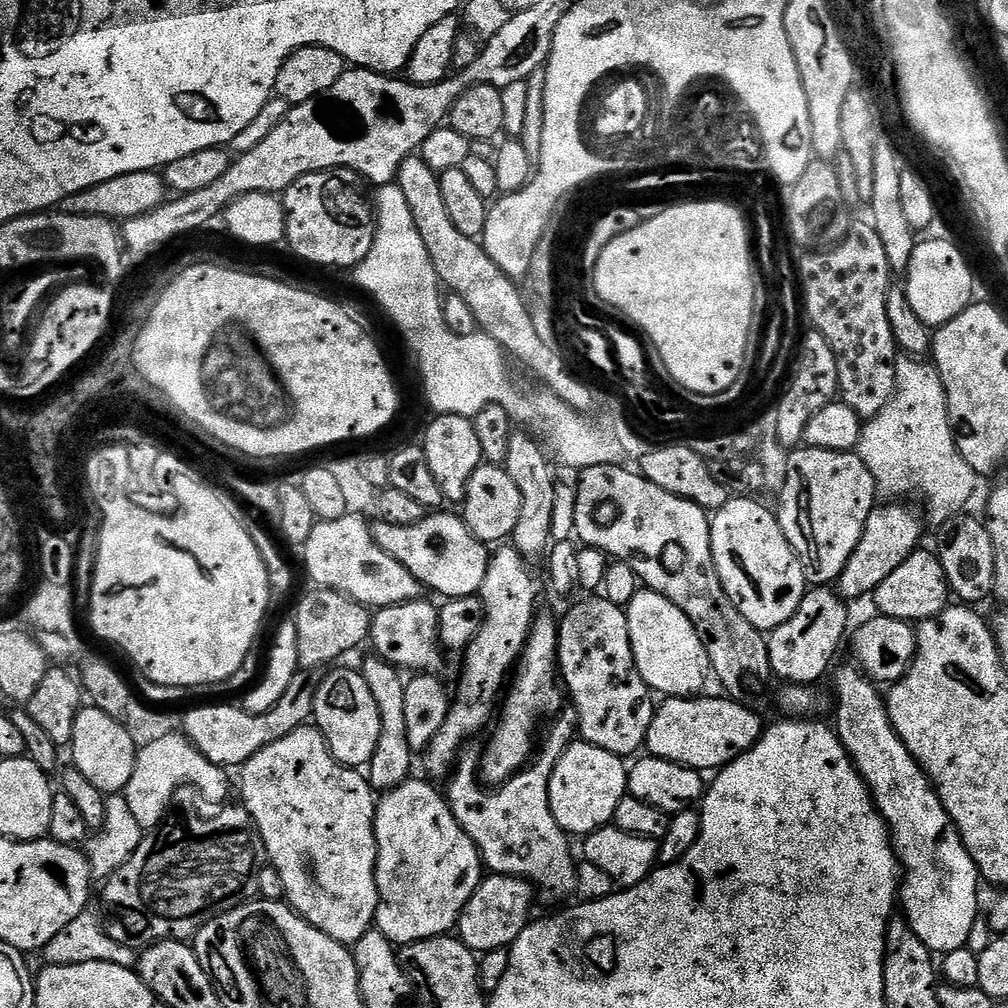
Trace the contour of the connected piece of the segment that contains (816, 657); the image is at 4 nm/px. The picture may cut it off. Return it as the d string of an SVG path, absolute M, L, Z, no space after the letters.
M816 586L805 591L793 616L782 622L782 626L767 633L769 669L775 675L777 672L781 681L789 684L812 686L815 685L815 680L822 679L824 675L825 679L833 667L832 659L835 658L840 643L843 640L845 643L850 632L848 608L849 605L840 599L839 592L831 587Z

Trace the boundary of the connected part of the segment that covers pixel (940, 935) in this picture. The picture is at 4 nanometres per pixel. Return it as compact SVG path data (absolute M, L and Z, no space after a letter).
M847 663L840 669L837 667L830 676L830 681L832 680L833 686L836 687L834 731L844 749L848 751L848 757L852 759L852 764L864 780L864 785L868 787L868 793L872 795L872 802L880 811L881 818L888 823L892 847L896 850L897 861L902 865L902 883L898 888L898 900L902 908L904 904L903 919L907 920L914 934L922 938L922 942L933 954L958 950L965 947L970 930L982 912L980 871L976 868L974 858L970 858L962 838L955 830L950 830L948 815L936 789L932 787L932 781L898 738L888 717L888 706L881 689L869 680L855 663Z

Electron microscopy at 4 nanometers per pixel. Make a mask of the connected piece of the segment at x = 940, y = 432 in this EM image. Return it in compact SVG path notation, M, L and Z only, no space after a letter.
M897 355L896 392L890 398L890 402L882 406L880 413L864 424L860 441L854 451L866 466L866 470L870 470L876 483L877 493L881 497L892 502L907 501L909 499L907 496L921 500L925 510L928 511L929 522L933 524L933 529L938 530L945 522L953 520L967 509L964 507L971 502L972 495L976 492L978 477L970 462L962 458L954 442L948 417L948 399L940 373L931 363L924 363L928 362L915 356Z

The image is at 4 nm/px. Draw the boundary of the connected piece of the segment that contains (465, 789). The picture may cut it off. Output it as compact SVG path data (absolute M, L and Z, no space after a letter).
M561 711L559 715L551 721L552 725L548 728L548 733L543 733L542 739L538 744L538 751L534 759L523 770L510 777L505 784L493 787L489 790L478 779L478 756L474 751L461 751L447 781L446 799L454 818L462 826L462 830L474 842L474 846L480 852L480 859L483 867L489 873L498 876L517 876L520 880L527 880L533 885L541 884L544 889L539 889L538 896L544 900L564 900L570 897L576 890L576 870L577 861L572 861L572 848L568 845L570 841L569 833L558 826L554 814L550 810L550 774L562 758L562 754L571 746L572 741L577 739L578 727L575 711Z

